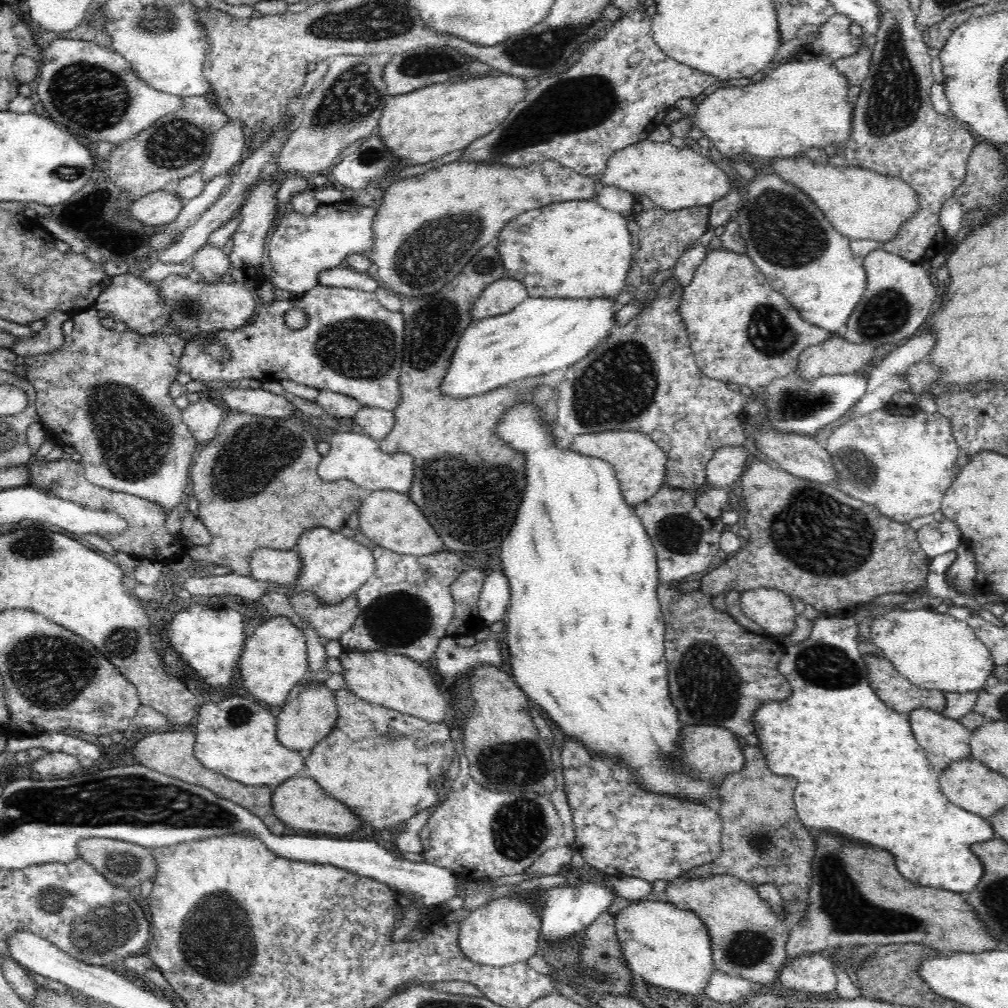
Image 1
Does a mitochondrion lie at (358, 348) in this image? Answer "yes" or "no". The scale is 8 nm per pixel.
yes

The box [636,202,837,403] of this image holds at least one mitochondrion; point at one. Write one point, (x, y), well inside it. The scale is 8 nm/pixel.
(769, 333)

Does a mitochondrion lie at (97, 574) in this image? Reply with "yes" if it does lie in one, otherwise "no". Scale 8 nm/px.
no

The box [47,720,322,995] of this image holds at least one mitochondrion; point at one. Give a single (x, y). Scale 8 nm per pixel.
(218, 944)

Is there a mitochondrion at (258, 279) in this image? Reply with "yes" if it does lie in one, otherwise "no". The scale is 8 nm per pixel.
no

